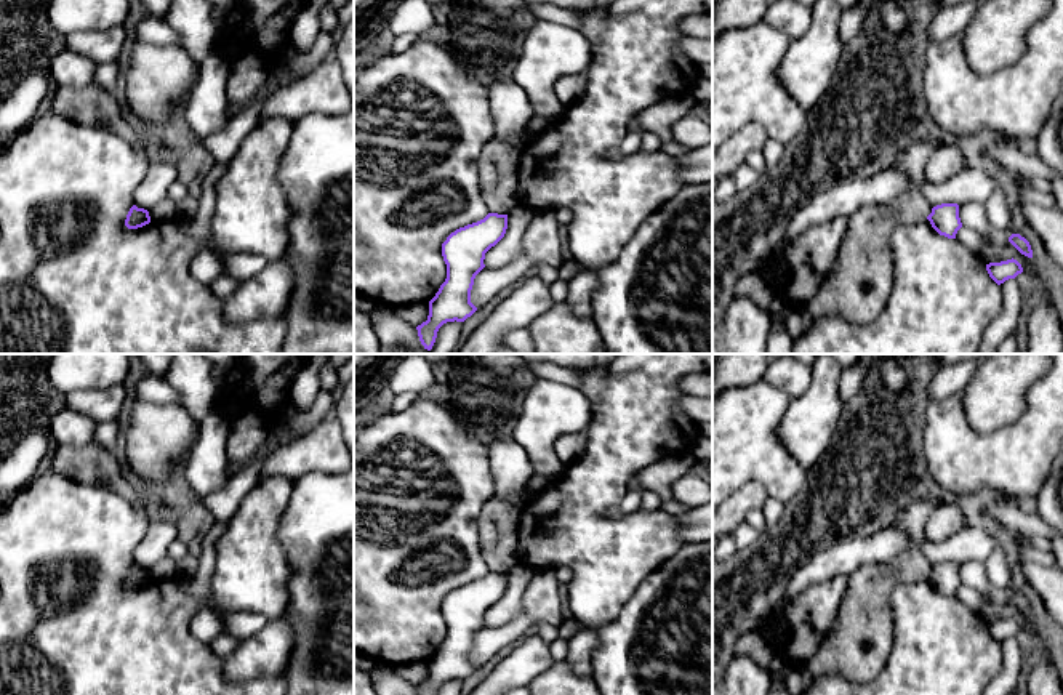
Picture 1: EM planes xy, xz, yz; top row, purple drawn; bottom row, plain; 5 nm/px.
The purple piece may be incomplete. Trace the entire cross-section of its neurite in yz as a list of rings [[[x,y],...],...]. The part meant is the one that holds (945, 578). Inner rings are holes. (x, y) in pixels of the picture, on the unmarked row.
[[[941,562],[933,565],[927,578],[940,594],[948,597],[956,597],[957,589],[962,586],[957,562]]]

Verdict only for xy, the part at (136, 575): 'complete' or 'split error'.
complete

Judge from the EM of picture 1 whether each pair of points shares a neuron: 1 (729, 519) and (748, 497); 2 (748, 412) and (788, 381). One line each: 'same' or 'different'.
1: same
2: different

